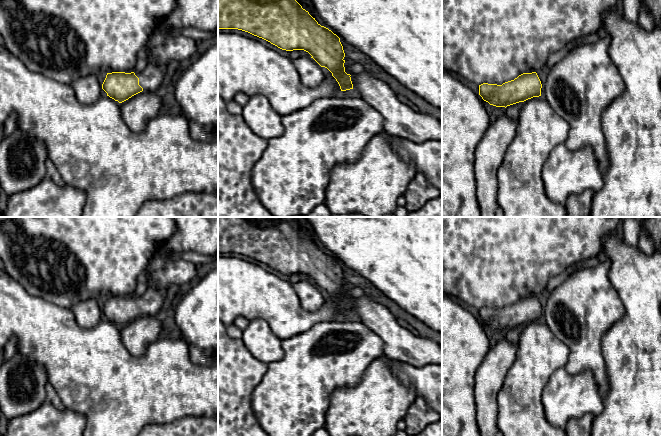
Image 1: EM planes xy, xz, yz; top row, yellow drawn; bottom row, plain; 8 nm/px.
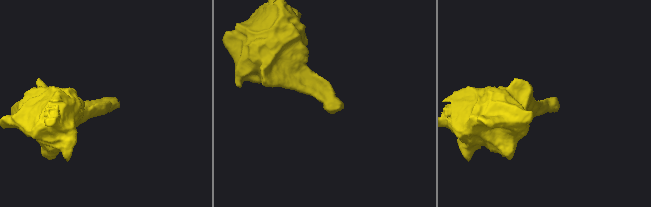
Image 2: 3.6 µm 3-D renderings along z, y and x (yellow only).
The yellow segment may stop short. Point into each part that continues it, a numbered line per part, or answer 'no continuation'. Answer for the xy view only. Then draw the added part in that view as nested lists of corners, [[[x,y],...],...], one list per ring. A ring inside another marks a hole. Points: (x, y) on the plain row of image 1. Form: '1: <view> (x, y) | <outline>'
1: xy (150, 303) | [[[148,286],[146,292],[135,299],[139,302],[139,309],[143,315],[158,316],[162,310],[164,294]]]

